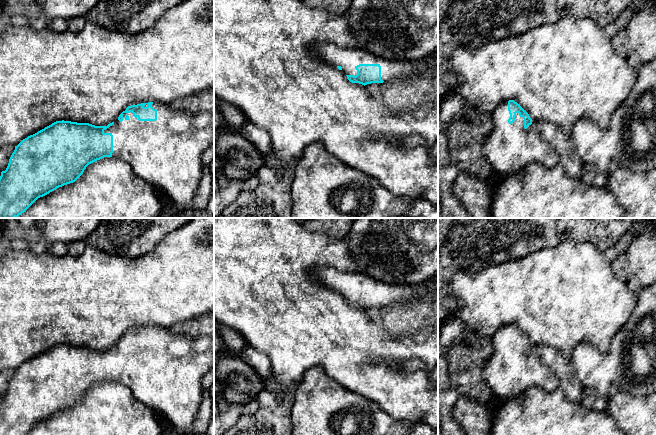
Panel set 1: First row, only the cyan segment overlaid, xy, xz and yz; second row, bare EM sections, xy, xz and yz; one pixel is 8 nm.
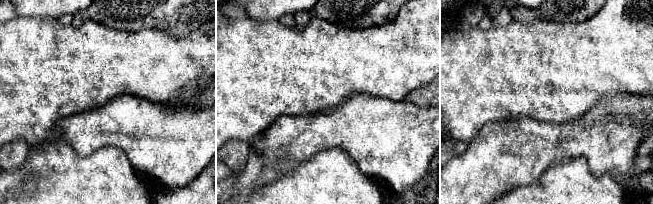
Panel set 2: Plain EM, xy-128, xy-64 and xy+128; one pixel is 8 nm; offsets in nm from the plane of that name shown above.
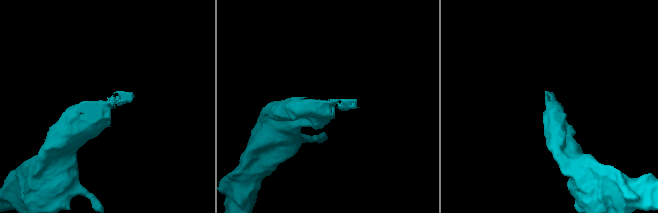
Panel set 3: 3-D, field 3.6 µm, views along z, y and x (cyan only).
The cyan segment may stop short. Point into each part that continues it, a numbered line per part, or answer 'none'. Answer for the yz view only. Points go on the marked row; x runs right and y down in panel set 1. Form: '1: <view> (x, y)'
1: yz (509, 148)

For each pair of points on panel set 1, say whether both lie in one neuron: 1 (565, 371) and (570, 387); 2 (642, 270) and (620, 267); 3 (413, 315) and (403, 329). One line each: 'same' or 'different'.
1: same
2: different
3: same

